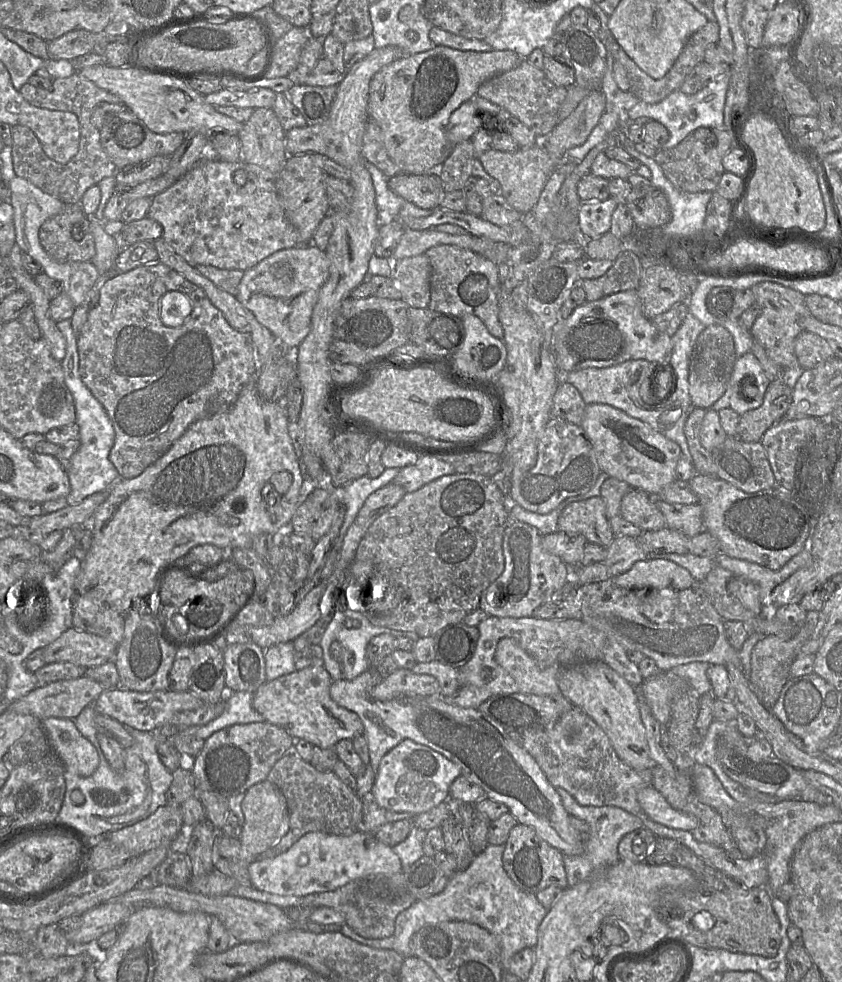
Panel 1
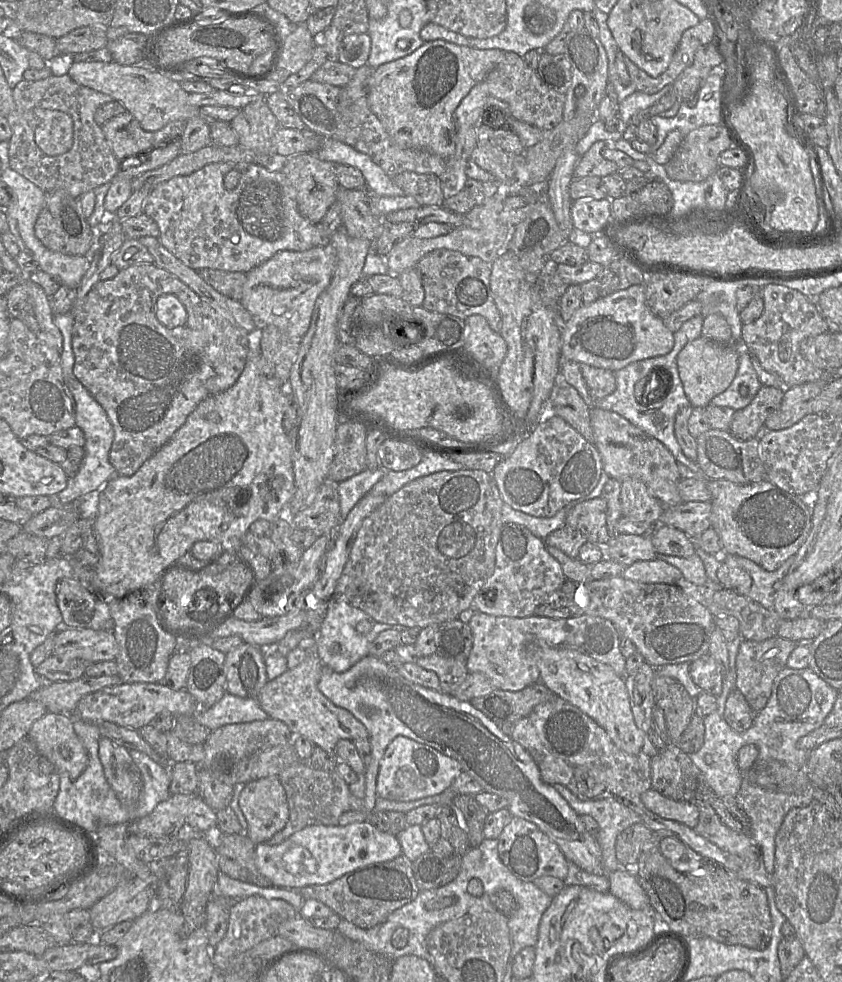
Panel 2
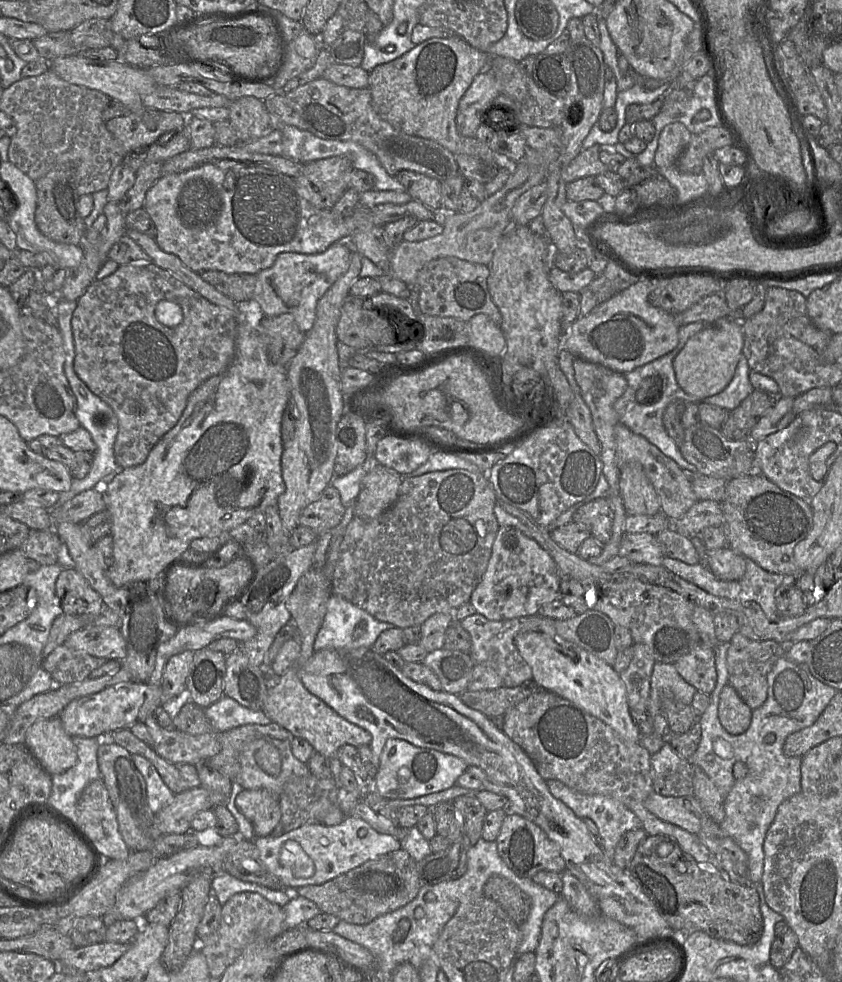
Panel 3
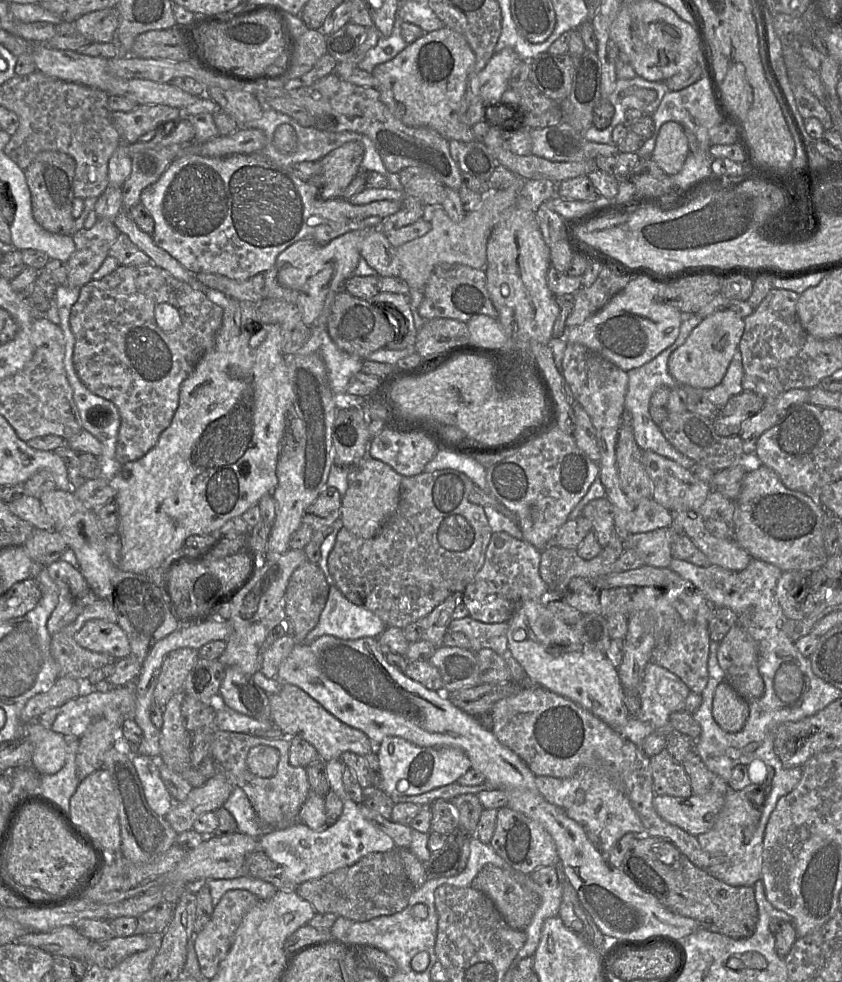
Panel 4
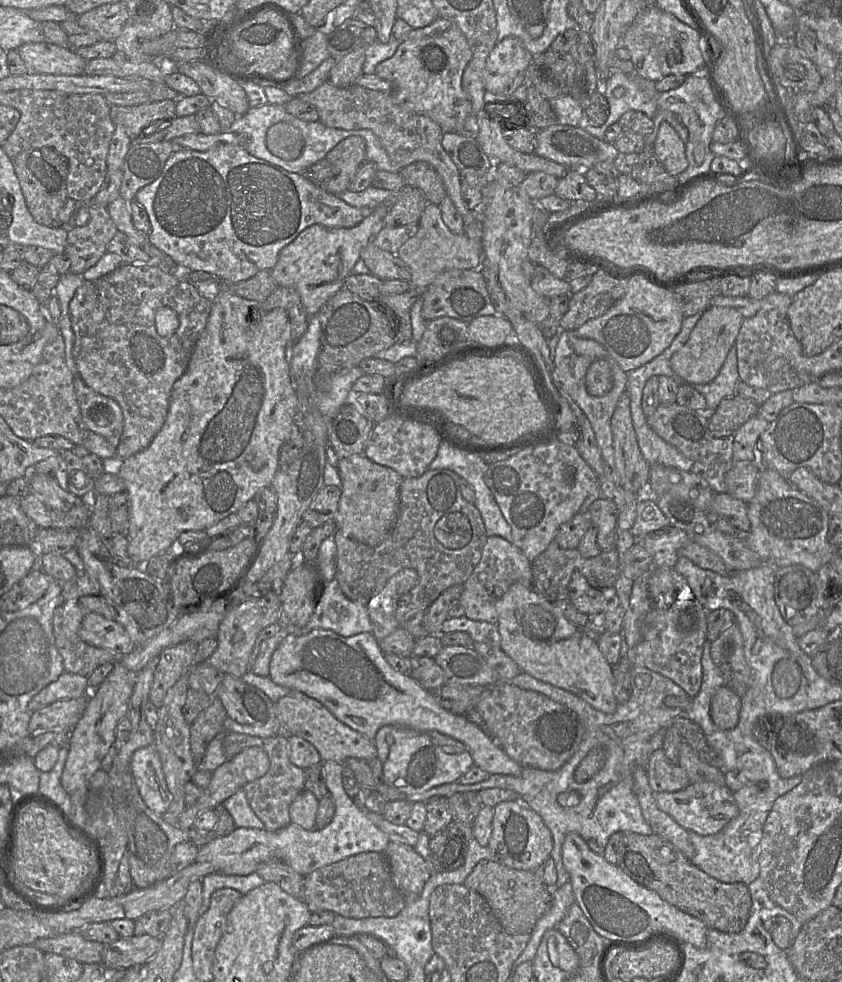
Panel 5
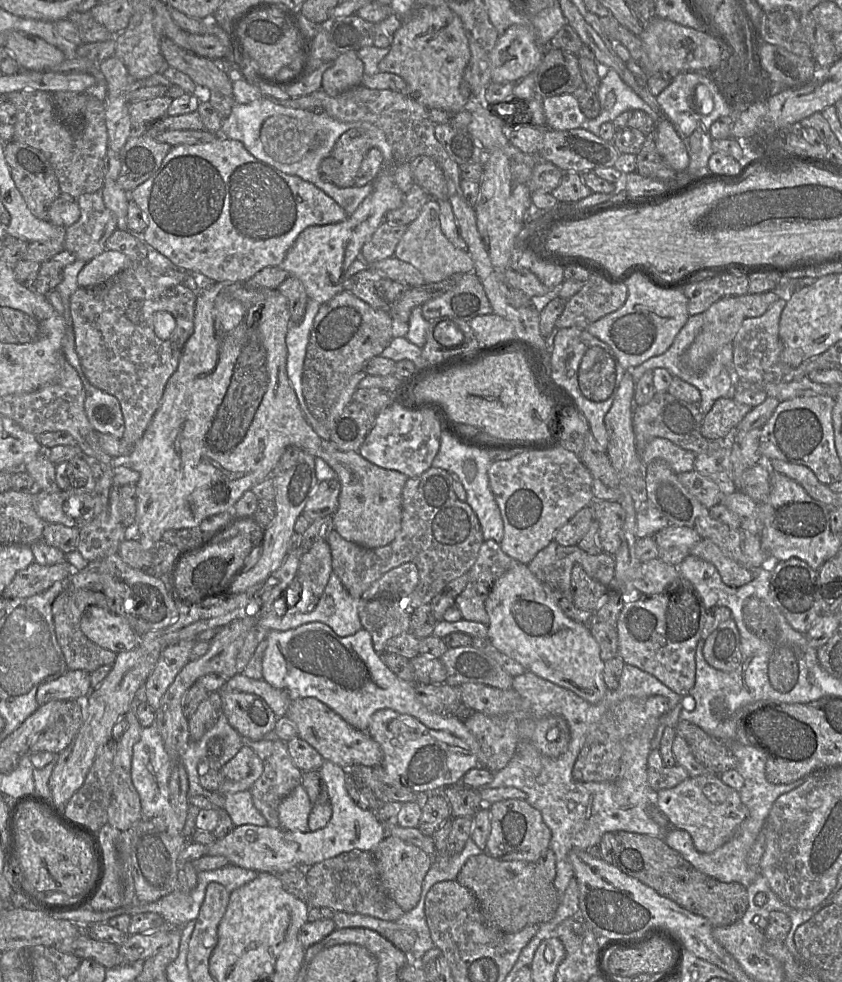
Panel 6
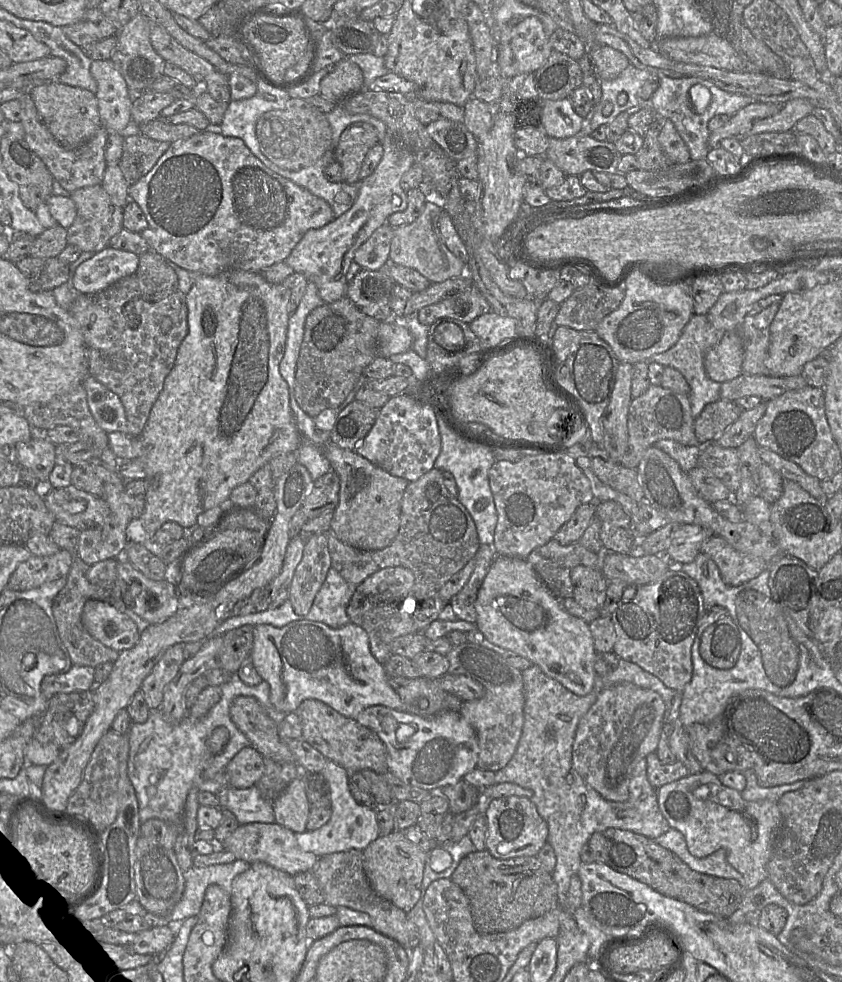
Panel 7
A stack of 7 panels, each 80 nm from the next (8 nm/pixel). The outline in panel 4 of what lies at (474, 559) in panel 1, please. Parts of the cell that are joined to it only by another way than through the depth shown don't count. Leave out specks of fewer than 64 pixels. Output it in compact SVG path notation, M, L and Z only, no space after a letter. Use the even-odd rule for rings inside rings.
M454 469L403 477L398 507L376 536L364 539L345 527L338 531L328 557L328 568L336 587L349 601L374 613L387 627L402 629L427 616L452 594L462 594L483 567L493 534L484 507L469 500L474 486L469 477Z

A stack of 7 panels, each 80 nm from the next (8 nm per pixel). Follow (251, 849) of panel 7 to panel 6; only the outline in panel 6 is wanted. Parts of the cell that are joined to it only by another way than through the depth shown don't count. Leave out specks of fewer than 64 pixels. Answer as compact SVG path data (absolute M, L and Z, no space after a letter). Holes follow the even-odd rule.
M268 825L236 826L228 835L210 844L207 855L224 856L231 865L254 870L257 873L281 873L301 867L298 861L298 848L288 839L286 831L281 827L272 828Z

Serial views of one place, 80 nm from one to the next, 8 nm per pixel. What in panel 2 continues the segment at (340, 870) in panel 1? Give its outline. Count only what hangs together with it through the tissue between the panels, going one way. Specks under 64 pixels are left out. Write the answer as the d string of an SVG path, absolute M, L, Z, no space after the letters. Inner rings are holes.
M372 821L355 822L345 826L307 826L278 845L271 846L266 842L255 845L255 861L260 873L275 887L297 891L305 886L328 884L346 873L370 864L390 861L401 854L397 836L379 830Z

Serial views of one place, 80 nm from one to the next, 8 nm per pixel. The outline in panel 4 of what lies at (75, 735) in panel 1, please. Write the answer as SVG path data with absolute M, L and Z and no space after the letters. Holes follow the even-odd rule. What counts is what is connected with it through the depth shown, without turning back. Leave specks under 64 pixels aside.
M37 721L26 725L26 738L34 745L31 766L40 775L51 775L60 771L66 762L68 739L46 729Z

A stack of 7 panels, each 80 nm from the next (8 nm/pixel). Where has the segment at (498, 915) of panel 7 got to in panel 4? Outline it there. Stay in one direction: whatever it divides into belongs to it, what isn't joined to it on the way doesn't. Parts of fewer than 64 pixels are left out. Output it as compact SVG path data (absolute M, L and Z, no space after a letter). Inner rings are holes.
M483 866L470 888L486 895L514 930L525 931L541 904L540 896L499 867Z

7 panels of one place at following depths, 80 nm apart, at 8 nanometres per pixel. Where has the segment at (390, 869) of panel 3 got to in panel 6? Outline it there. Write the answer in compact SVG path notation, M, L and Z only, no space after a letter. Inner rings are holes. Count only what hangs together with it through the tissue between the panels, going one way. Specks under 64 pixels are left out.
M355 849L305 870L309 888L309 907L330 908L335 912L367 915L393 922L405 913L384 890L372 852Z

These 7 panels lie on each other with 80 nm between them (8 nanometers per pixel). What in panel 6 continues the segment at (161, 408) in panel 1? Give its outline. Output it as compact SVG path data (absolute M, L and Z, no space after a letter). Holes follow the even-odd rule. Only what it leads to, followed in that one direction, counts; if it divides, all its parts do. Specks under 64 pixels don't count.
M146 262L133 263L129 267L123 269L108 280L98 285L91 287L79 287L70 297L70 313L73 323L73 331L75 335L75 349L80 359L82 370L88 381L93 386L110 395L113 395L119 401L125 425L124 435L121 439L130 446L133 446L143 436L145 430L151 422L155 412L157 411L160 405L165 386L169 378L172 376L172 374L176 371L178 367L183 347L194 331L194 313L196 297L197 294L189 288L185 287L183 283L172 287L160 287L156 285L154 277L151 275L148 268L146 267ZM159 311L167 311L171 313L175 318L176 322L175 329L173 330L170 337L166 340L158 338L154 331L154 317Z

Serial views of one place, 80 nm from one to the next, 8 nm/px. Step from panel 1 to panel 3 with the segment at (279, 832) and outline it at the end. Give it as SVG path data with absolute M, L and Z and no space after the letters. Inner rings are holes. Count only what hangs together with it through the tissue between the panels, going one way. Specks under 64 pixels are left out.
M243 789L235 803L252 824L255 837L271 835L281 819L279 797L265 789Z

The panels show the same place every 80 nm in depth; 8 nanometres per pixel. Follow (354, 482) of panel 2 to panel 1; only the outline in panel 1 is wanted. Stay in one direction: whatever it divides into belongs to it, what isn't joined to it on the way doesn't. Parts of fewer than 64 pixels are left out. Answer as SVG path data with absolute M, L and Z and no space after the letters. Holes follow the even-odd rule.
M387 468L377 478L370 478L368 475L365 475L348 483L342 488L332 489L334 492L337 492L339 505L345 507L345 519L340 529L335 546L332 550L337 550L340 552L344 536L354 522L365 500L373 492L392 483L399 471L399 468Z

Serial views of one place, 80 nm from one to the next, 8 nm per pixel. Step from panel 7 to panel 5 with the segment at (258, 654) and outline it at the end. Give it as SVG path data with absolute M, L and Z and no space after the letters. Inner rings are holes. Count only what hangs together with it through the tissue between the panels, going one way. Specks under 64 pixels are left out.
M313 629L304 635L288 634L274 651L269 667L269 678L277 685L296 690L323 704L338 720L373 741L378 730L386 725L417 732L436 731L462 742L471 754L474 766L488 774L519 776L523 767L512 760L494 739L464 715L444 709L433 691L422 687L412 677L394 670L385 660L384 652L371 632L343 637L331 630Z

